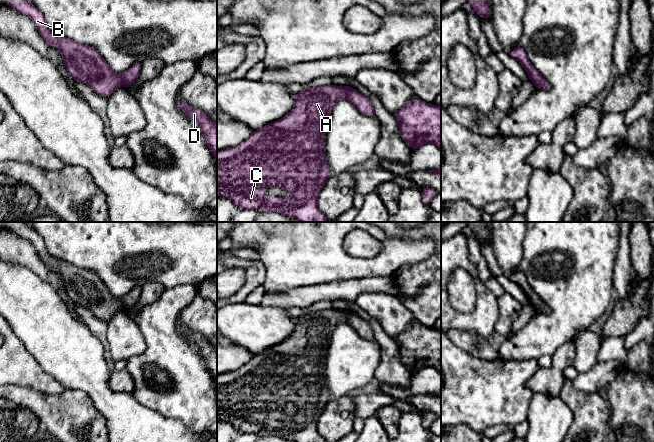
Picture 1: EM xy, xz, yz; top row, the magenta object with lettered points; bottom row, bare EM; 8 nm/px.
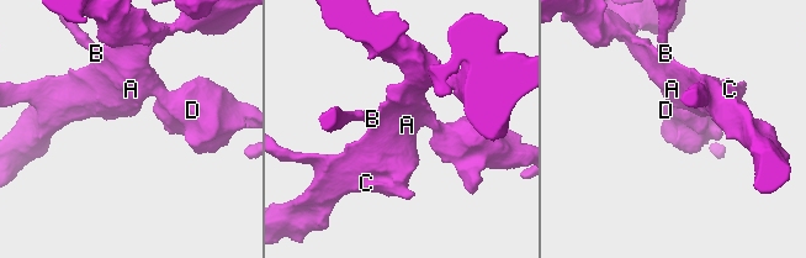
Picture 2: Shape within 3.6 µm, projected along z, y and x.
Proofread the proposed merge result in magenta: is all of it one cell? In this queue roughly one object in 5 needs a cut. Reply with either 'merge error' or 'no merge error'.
no merge error

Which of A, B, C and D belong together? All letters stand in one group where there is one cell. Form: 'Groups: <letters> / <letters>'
Groups: A B C D

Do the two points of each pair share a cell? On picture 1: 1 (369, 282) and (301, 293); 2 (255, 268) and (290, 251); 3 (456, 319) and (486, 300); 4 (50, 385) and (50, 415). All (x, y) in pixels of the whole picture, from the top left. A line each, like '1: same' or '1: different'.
1: same
2: different
3: same
4: different

